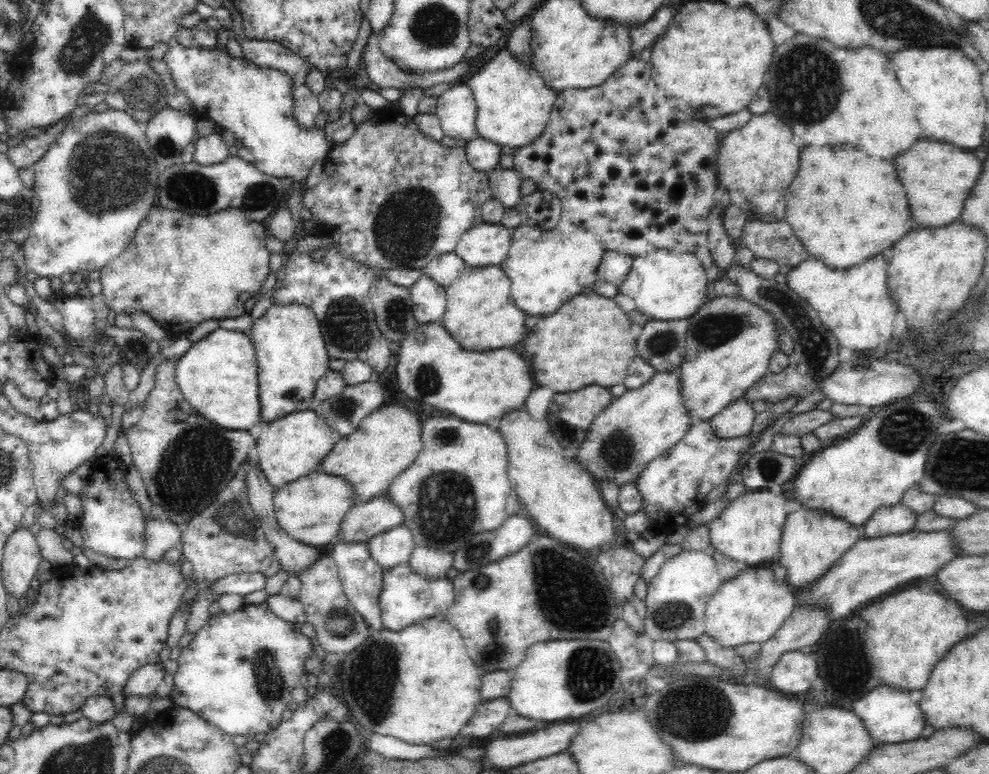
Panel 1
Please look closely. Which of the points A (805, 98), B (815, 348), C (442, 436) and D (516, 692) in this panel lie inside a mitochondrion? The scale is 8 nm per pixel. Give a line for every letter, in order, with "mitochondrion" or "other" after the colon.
A: mitochondrion
B: mitochondrion
C: mitochondrion
D: other

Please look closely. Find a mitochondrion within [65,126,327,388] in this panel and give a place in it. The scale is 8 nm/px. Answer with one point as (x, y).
(188, 189)

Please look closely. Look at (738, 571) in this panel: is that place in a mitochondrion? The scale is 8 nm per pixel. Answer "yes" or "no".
no

